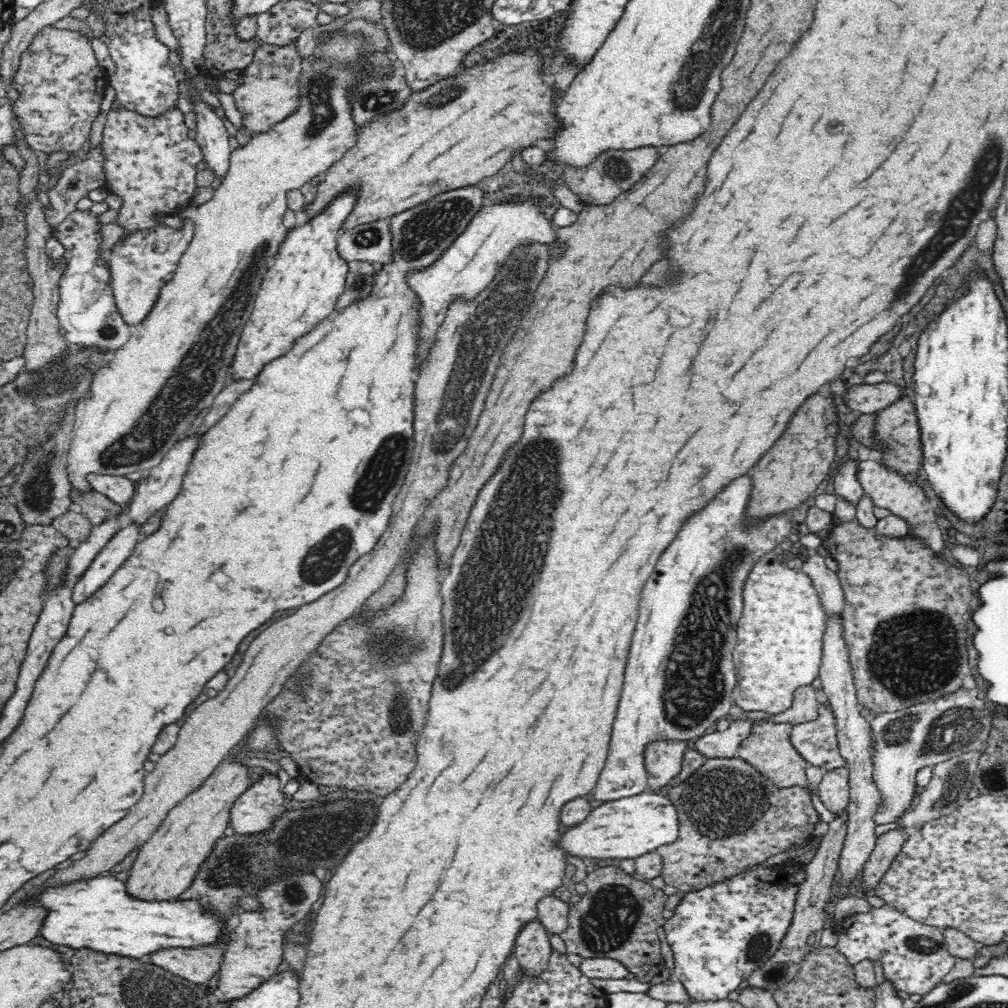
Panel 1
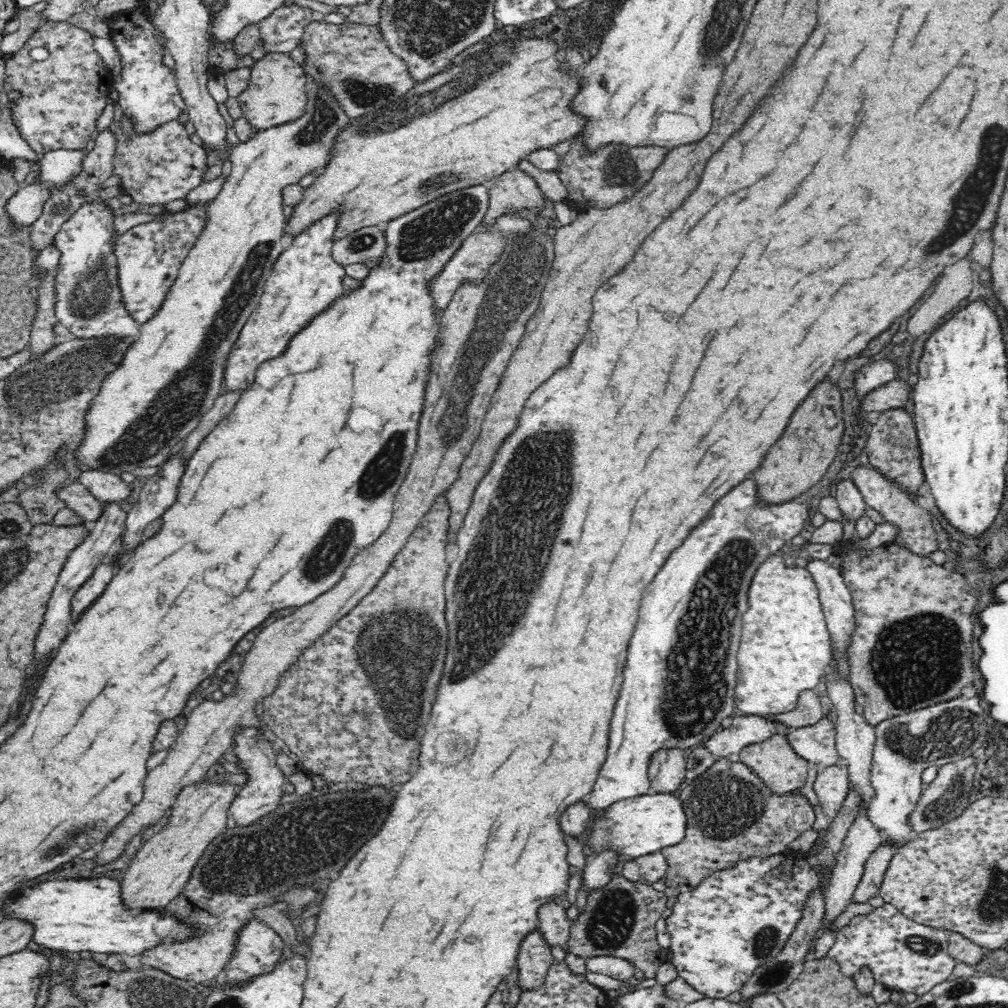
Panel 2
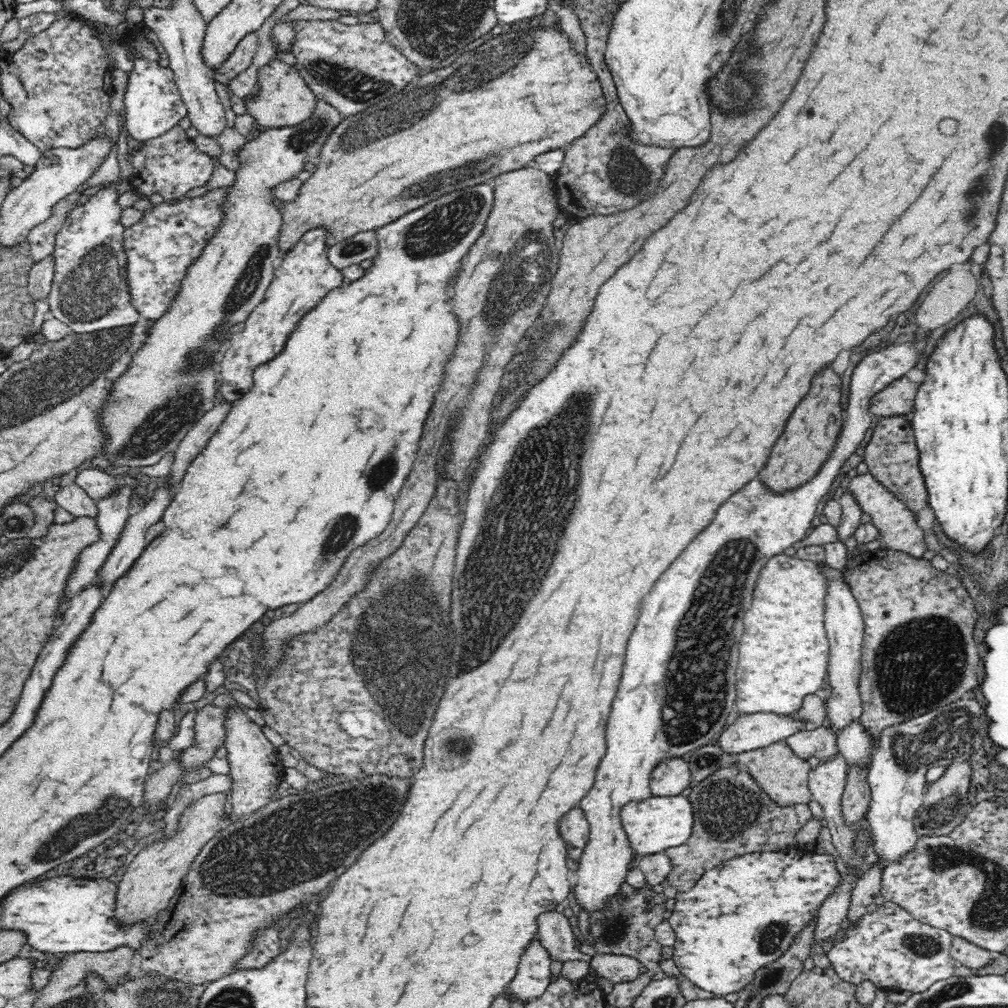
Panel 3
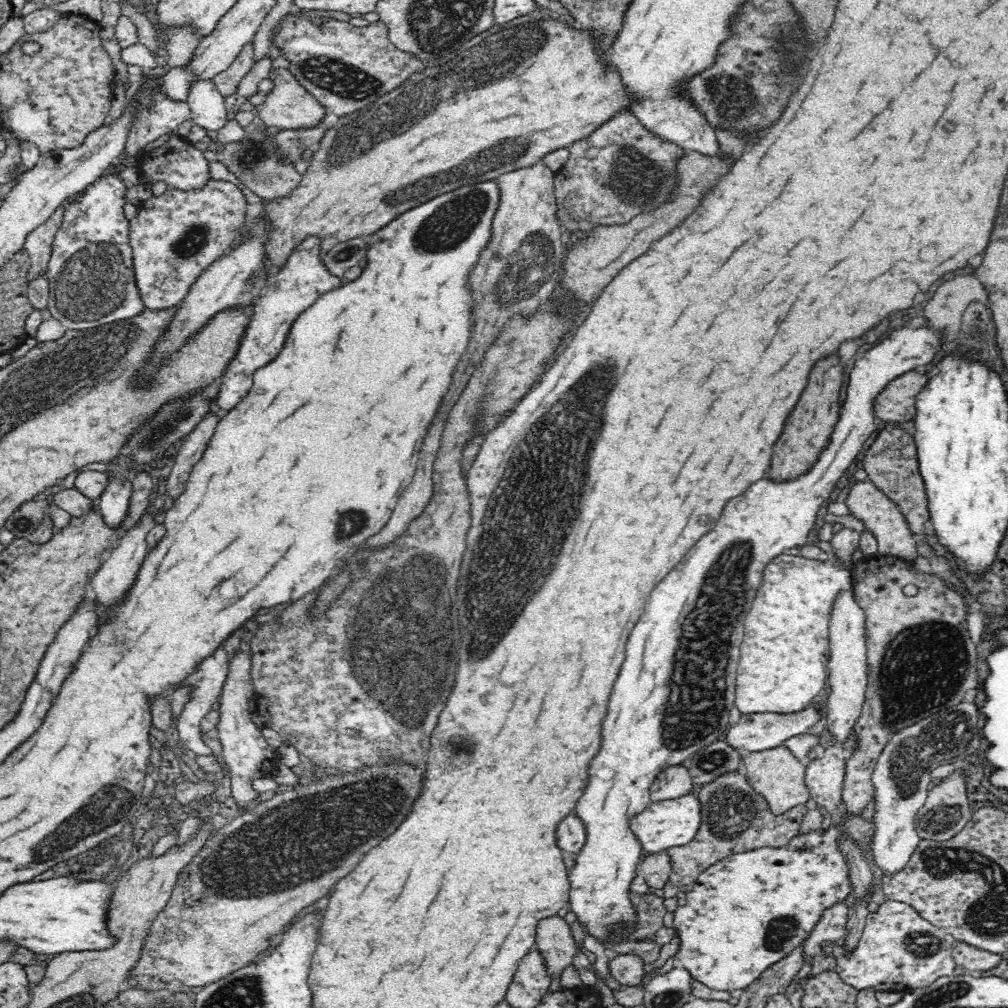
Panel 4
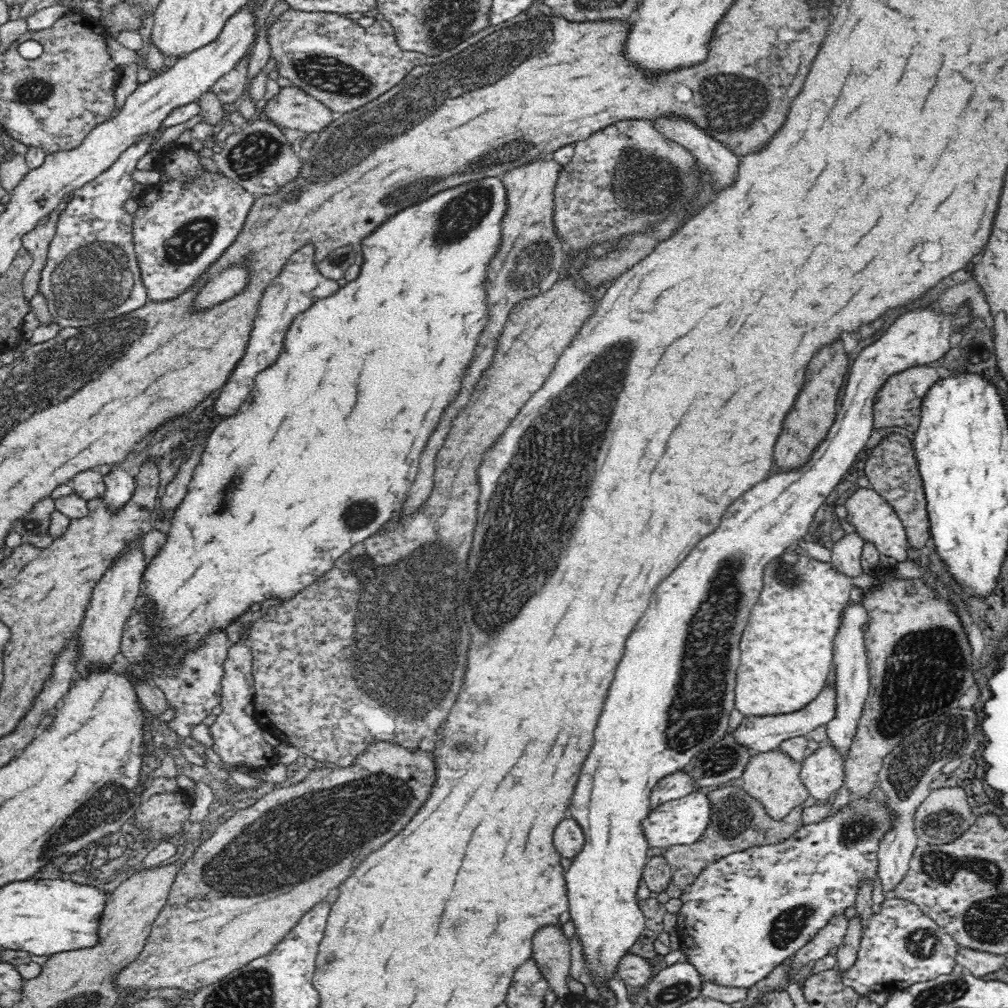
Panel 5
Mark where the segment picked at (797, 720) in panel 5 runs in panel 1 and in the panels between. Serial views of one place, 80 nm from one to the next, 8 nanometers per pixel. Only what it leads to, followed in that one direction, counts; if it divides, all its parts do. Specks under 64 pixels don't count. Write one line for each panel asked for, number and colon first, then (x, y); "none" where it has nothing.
1: (725, 744)
2: (744, 730)
3: (750, 731)
4: (755, 732)

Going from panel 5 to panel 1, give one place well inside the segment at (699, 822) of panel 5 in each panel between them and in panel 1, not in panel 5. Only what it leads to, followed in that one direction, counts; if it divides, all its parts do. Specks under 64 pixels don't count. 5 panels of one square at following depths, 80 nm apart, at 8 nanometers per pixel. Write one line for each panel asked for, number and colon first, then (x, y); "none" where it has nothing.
1: (632, 826)
2: (633, 827)
3: (653, 824)
4: (663, 824)

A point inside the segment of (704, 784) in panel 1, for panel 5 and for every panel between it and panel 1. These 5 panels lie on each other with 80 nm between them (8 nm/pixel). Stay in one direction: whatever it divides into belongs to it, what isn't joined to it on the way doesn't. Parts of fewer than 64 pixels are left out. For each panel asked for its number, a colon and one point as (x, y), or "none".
2: (732, 816)
3: (733, 816)
4: (735, 819)
5: (738, 821)

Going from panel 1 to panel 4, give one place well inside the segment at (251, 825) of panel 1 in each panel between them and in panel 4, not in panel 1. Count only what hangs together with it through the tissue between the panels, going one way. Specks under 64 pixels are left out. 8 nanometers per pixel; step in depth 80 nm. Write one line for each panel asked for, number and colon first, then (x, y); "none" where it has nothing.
2: (260, 796)
3: (254, 767)
4: (248, 756)

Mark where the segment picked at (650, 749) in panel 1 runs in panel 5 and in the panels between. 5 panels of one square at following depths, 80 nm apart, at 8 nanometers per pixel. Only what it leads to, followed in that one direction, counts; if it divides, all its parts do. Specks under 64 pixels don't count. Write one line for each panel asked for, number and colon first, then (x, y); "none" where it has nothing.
2: (667, 769)
3: (669, 778)
4: (673, 782)
5: (679, 784)

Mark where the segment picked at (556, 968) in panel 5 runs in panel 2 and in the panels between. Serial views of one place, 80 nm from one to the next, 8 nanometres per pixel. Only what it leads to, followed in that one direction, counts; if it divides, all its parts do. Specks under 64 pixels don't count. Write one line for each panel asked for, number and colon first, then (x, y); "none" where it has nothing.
2: (554, 925)
3: (554, 932)
4: (553, 938)

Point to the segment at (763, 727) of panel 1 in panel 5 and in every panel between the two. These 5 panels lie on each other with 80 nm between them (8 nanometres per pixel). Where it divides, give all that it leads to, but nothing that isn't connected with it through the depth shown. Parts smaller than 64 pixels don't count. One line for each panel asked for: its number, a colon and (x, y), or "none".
2: (784, 772)
3: (784, 776)
4: (776, 774)
5: (773, 778)

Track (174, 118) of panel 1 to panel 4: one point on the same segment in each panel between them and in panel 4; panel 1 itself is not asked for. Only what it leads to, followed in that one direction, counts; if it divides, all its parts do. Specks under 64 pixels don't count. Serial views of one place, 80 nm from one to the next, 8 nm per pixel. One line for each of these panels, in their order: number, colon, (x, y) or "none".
2: (154, 168)
3: (171, 165)
4: (179, 164)

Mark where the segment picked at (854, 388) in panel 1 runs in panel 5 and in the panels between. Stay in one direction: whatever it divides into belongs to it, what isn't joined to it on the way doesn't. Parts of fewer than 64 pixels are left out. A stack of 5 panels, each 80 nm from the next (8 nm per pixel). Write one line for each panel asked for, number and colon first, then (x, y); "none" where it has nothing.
2: (893, 394)
3: (898, 397)
4: (896, 403)
5: (897, 403)

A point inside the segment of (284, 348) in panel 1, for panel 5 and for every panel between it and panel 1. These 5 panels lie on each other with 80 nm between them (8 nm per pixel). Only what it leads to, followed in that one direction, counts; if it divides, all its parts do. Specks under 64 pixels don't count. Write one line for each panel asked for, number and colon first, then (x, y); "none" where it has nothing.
2: (306, 279)
3: (305, 276)
4: (304, 278)
5: (284, 298)

